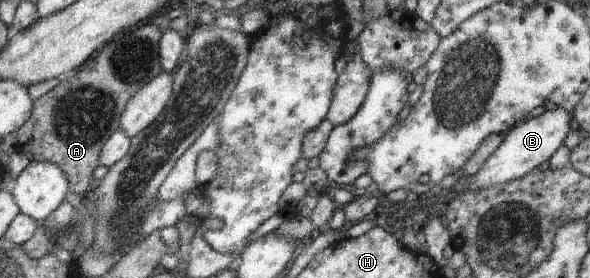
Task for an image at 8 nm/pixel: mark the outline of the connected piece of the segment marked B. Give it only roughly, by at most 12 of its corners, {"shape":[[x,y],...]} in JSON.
{"shape":[[560,107],[524,119],[483,168],[462,182],[477,191],[522,178],[574,127]]}

